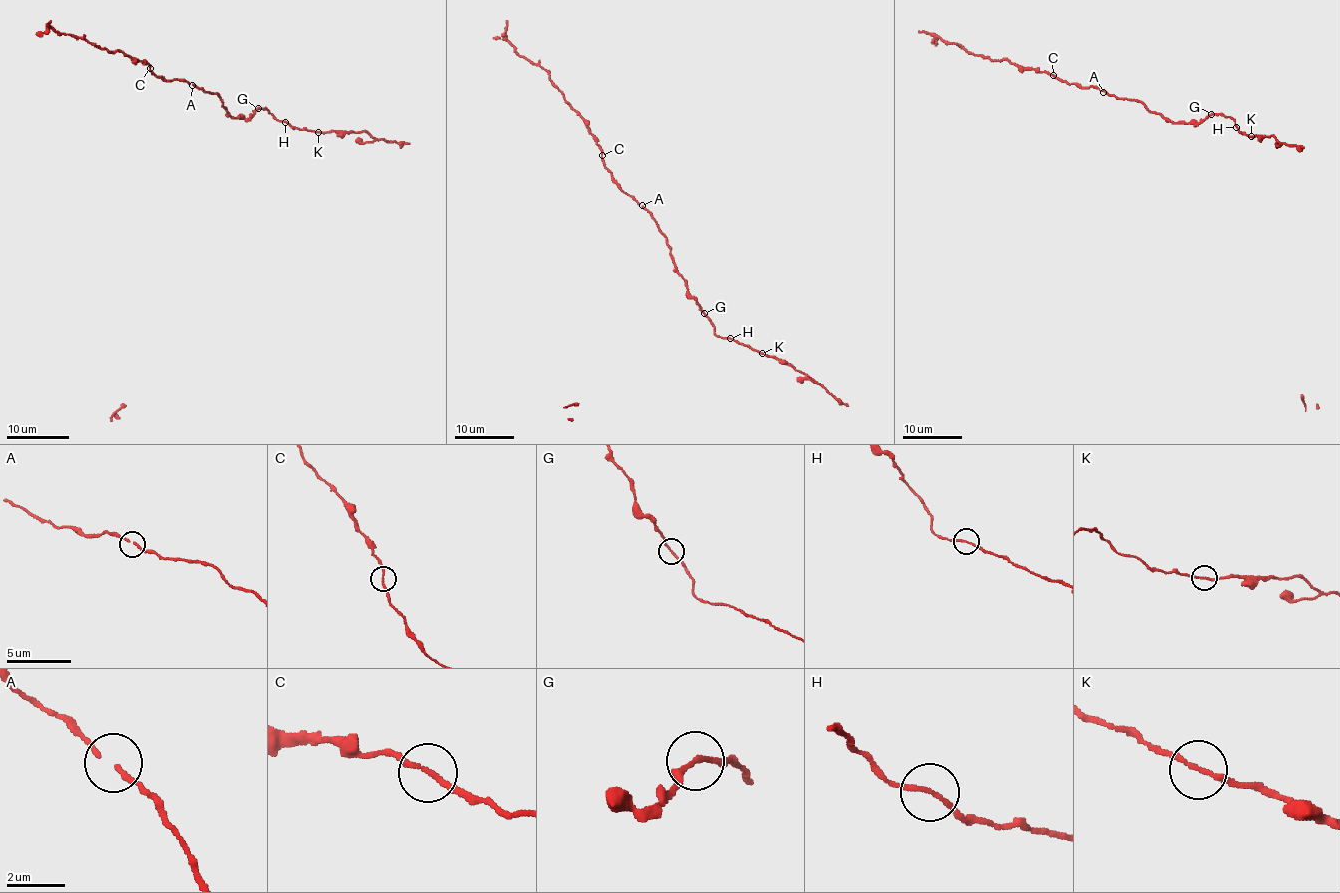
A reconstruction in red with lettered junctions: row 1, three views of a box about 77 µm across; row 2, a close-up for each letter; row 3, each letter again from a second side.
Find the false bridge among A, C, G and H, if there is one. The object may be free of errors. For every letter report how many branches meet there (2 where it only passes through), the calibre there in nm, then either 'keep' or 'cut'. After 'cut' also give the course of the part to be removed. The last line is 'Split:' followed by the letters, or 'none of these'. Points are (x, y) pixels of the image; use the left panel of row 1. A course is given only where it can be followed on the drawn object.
A: 2 | 140 nm | keep
C: 2 | 160 nm | keep
G: 2 | 170 nm | keep
H: 2 | 160 nm | cut | (286, 122), (295, 128), (314, 132), (367, 132), (378, 139), (409, 144)
Split: H

